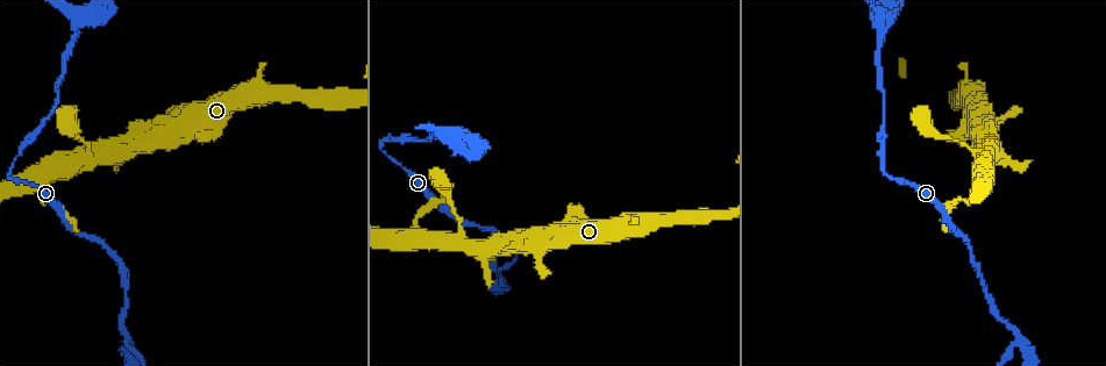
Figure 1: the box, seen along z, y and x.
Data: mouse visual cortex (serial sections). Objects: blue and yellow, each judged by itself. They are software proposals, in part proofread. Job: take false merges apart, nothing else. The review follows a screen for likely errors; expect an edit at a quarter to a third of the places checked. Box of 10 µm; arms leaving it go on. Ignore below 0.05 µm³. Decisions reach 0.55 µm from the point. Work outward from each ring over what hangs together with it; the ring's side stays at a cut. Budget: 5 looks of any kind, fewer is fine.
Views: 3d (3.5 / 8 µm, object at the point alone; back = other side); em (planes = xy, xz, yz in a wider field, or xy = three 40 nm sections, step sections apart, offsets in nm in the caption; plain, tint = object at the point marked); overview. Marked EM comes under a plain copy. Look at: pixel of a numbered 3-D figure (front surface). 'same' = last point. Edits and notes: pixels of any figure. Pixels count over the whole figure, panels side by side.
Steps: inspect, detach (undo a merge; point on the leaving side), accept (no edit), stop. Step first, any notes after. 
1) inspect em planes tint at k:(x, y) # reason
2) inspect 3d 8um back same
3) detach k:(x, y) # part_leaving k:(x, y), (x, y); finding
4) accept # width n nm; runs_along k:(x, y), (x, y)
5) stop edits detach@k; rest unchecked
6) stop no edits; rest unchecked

inspect 3d 8um at 1:(127, 342) # abrupt turn

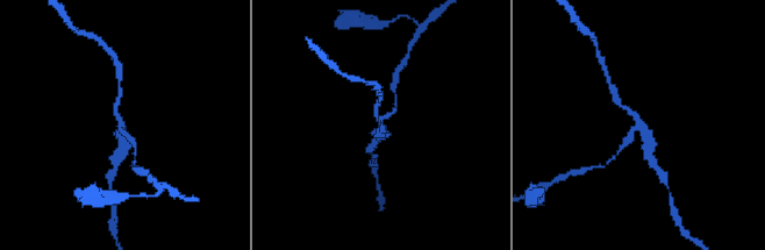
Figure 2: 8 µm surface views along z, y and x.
inspect em planes tint same

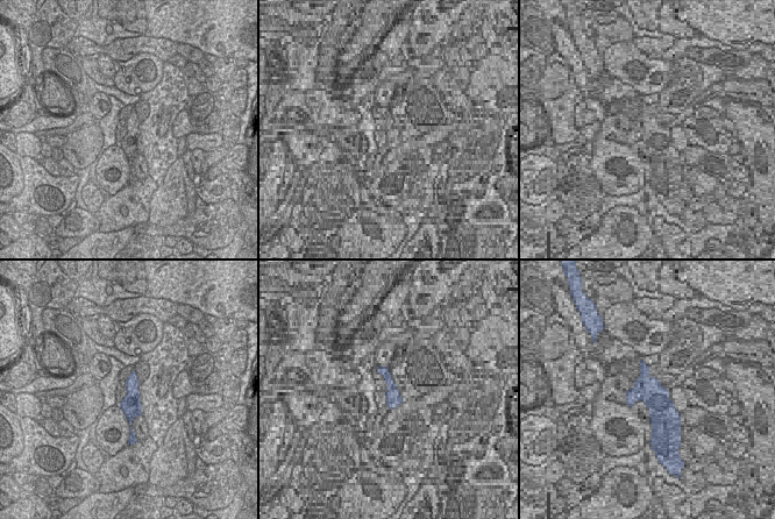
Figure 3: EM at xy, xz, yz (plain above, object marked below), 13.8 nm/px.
detach 2:(624, 143) # arm_widths 200, 200, 350 nm; a second cell is stuck on

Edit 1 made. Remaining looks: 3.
inspect 3d 3.5um back at 1:(880, 18) # sharp bend

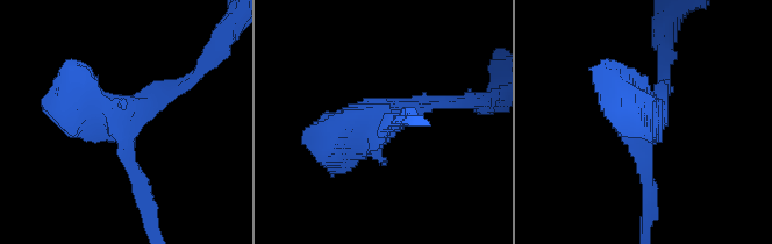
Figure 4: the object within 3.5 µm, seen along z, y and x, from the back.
inspect em xy step 1 tint at 4:(123, 124)

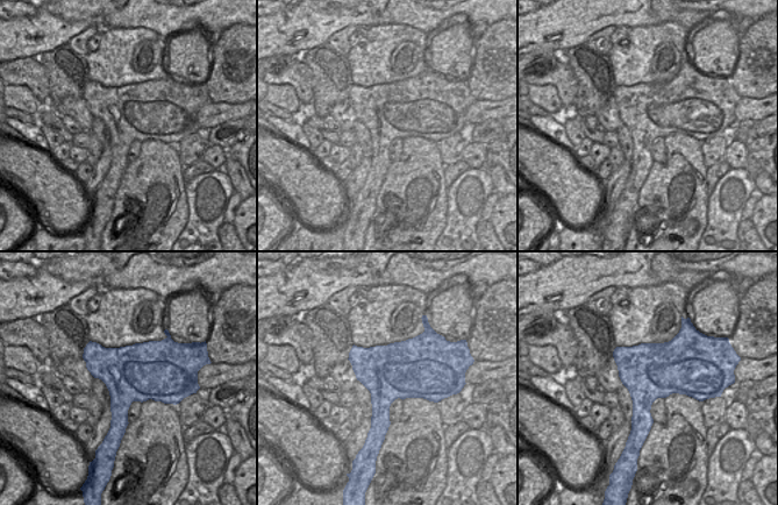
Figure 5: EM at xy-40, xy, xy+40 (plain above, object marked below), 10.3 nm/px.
inspect em planes tint same # another direction

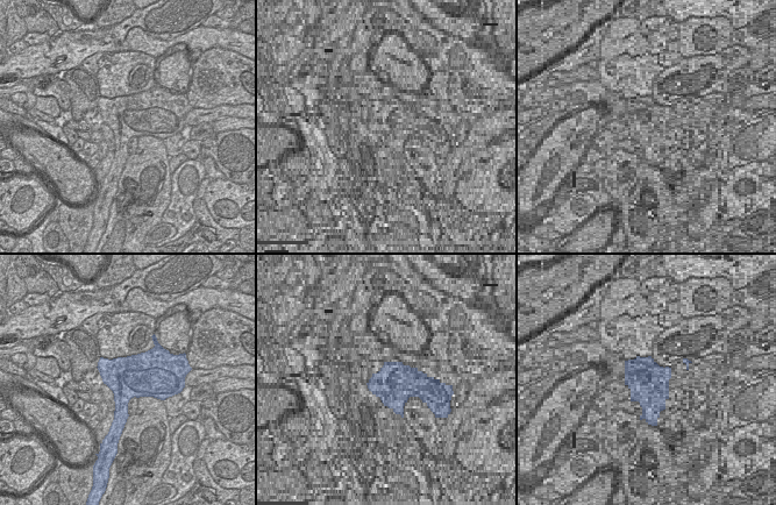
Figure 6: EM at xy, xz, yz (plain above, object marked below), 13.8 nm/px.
accept # runs_along 4:(145, 196), (127, 129), (70, 97); continuous, no second cell

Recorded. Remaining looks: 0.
stop edits detach@2; rest unchecked

